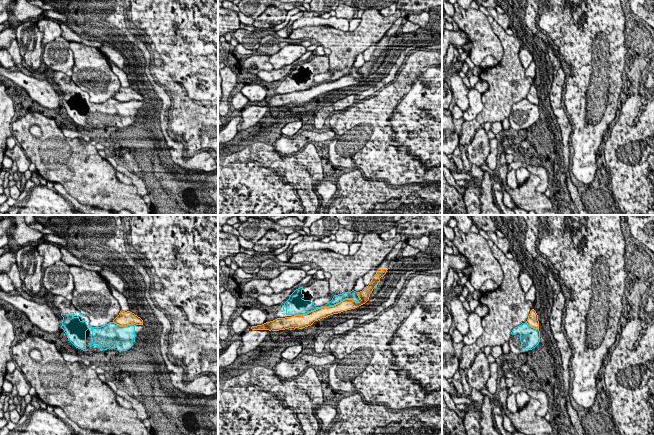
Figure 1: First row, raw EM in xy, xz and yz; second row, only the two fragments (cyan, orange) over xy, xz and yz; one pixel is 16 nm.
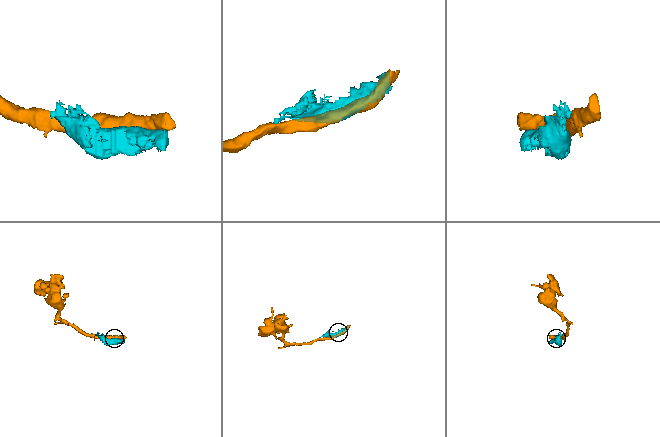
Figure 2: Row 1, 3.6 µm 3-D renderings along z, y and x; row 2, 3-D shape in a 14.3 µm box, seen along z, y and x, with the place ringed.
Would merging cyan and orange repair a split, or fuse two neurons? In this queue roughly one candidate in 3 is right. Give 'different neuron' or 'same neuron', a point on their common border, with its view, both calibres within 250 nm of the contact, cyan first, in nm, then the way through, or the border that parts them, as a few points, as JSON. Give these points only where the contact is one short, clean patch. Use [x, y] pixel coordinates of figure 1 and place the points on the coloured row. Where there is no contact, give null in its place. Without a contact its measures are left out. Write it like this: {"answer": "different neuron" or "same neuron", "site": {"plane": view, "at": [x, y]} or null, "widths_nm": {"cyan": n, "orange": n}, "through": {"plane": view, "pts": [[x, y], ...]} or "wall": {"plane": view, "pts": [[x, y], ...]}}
{"answer": "different neuron", "site": {"plane": "xz", "at": [326, 306]}, "widths_nm": {"cyan": 140, "orange": 170}}

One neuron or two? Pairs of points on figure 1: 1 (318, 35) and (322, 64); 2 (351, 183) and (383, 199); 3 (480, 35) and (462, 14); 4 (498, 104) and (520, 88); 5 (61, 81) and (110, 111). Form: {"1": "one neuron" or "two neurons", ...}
{"1": "two neurons", "2": "one neuron", "3": "one neuron", "4": "one neuron", "5": "one neuron"}

